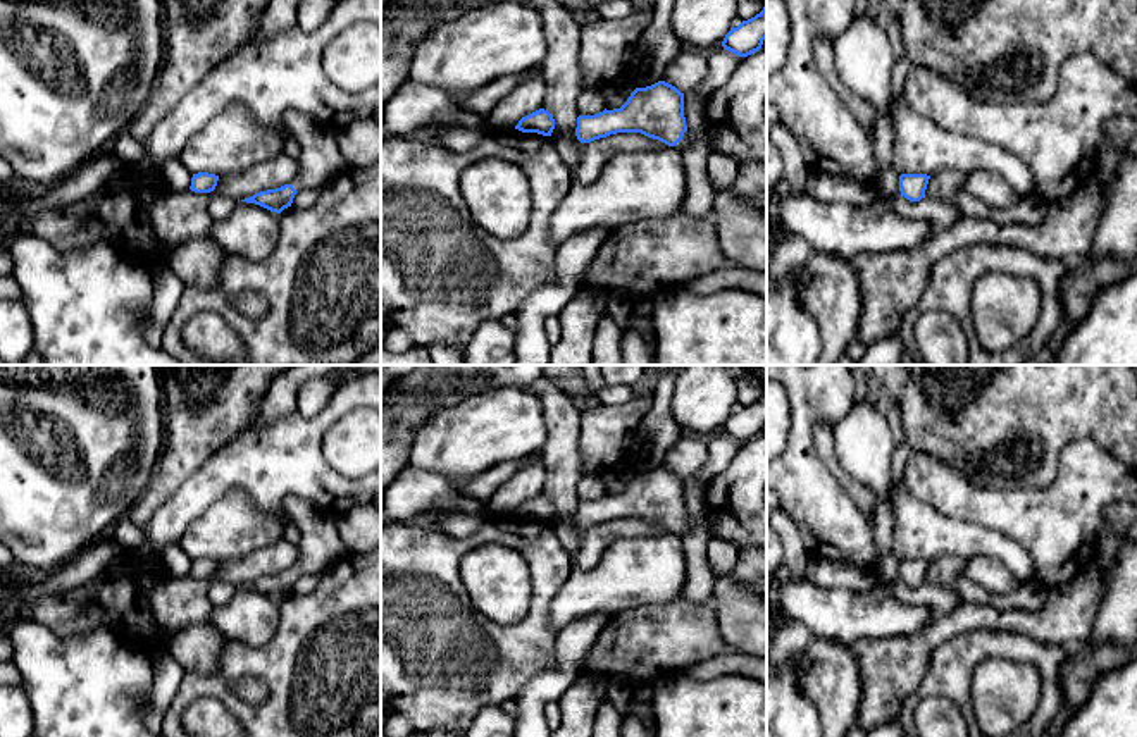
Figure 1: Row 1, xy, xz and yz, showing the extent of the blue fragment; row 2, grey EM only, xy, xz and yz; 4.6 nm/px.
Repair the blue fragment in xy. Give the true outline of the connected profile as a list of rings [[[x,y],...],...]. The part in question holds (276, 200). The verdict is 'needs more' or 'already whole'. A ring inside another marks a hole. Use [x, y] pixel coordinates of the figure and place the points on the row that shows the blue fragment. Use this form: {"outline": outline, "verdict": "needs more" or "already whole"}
{"outline": [[[288,110],[284,114],[284,126],[288,134],[300,145],[296,176],[289,184],[260,191],[241,200],[260,205],[276,214],[291,207],[298,191],[322,189],[348,167],[338,146],[336,131],[314,122],[308,115],[296,110]]], "verdict": "needs more"}

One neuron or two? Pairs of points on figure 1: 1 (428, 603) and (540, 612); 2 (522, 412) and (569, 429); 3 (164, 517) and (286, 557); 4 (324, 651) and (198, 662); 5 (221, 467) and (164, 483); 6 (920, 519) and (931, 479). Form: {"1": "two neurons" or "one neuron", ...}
{"1": "one neuron", "2": "two neurons", "3": "two neurons", "4": "two neurons", "5": "two neurons", "6": "two neurons"}

